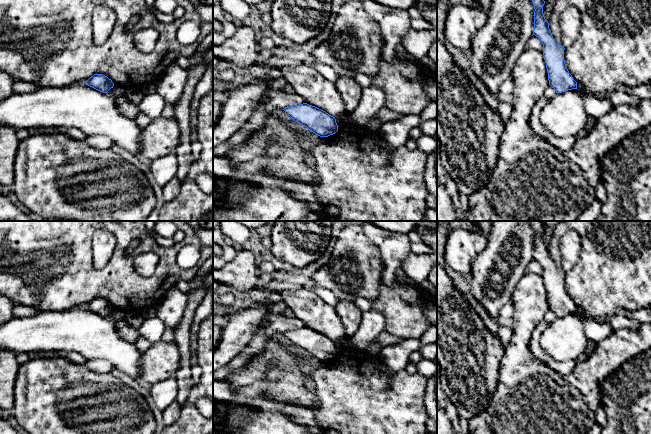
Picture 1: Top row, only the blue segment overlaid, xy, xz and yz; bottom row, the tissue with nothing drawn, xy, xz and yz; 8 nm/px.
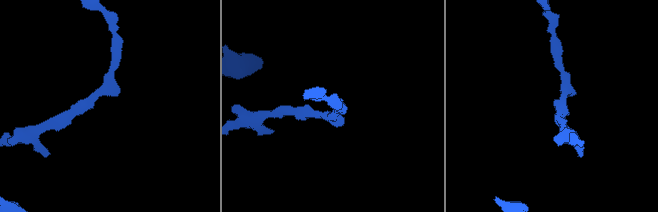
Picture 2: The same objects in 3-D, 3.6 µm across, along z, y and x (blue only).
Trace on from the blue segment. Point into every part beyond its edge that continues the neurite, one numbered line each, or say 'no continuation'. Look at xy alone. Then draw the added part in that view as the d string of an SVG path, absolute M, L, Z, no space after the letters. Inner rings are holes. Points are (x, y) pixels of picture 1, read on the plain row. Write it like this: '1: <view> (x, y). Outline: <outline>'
no continuation

